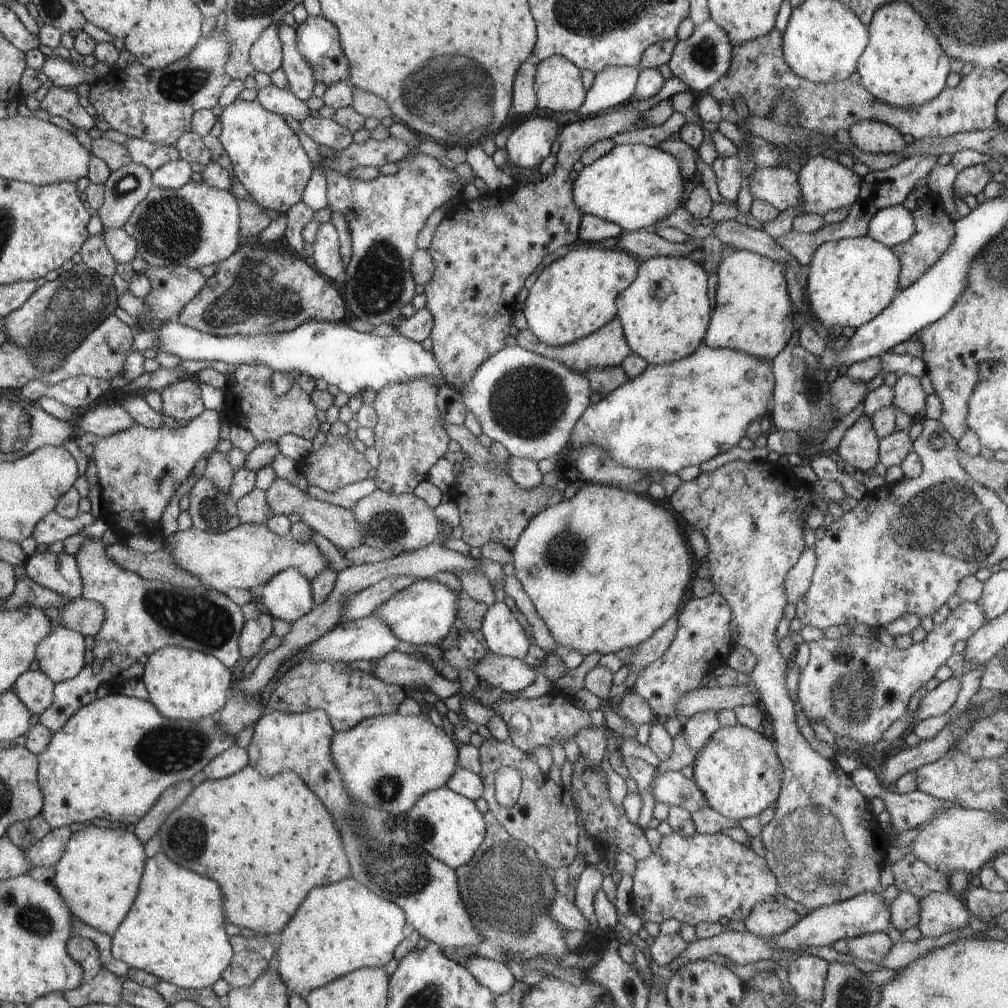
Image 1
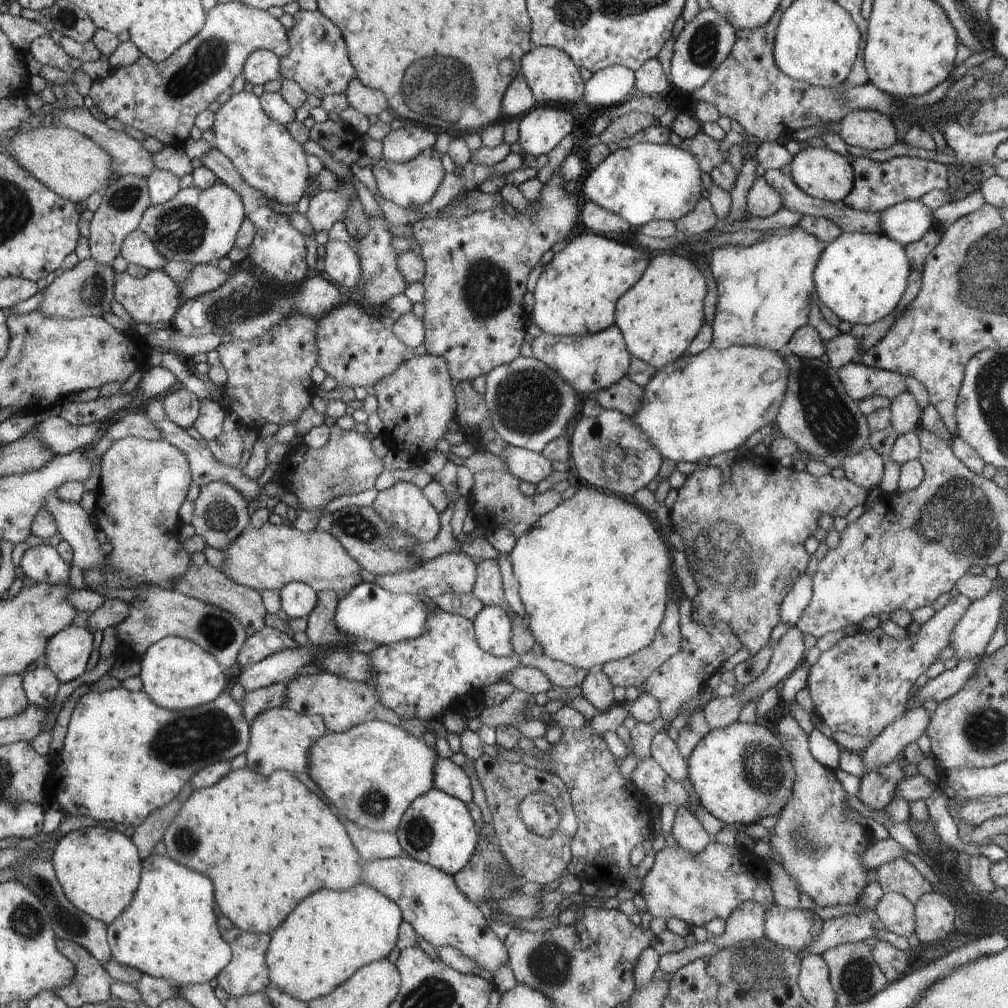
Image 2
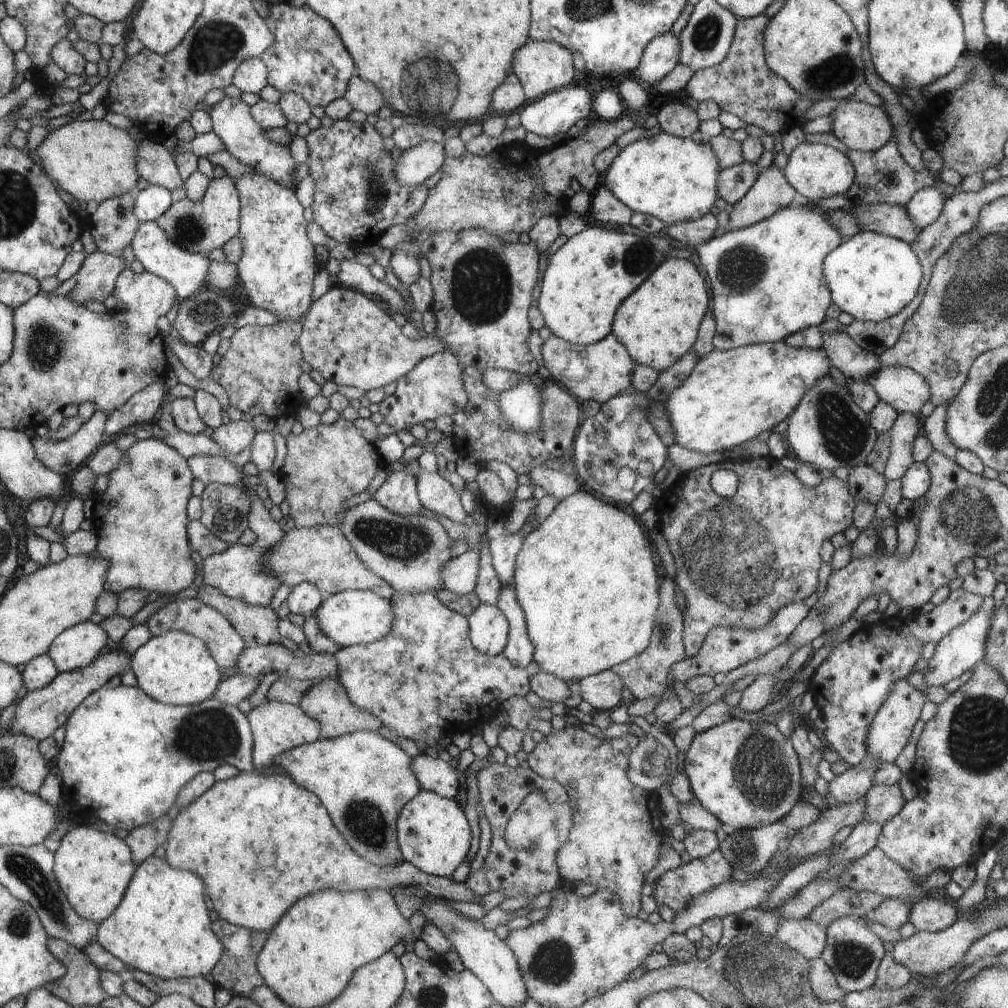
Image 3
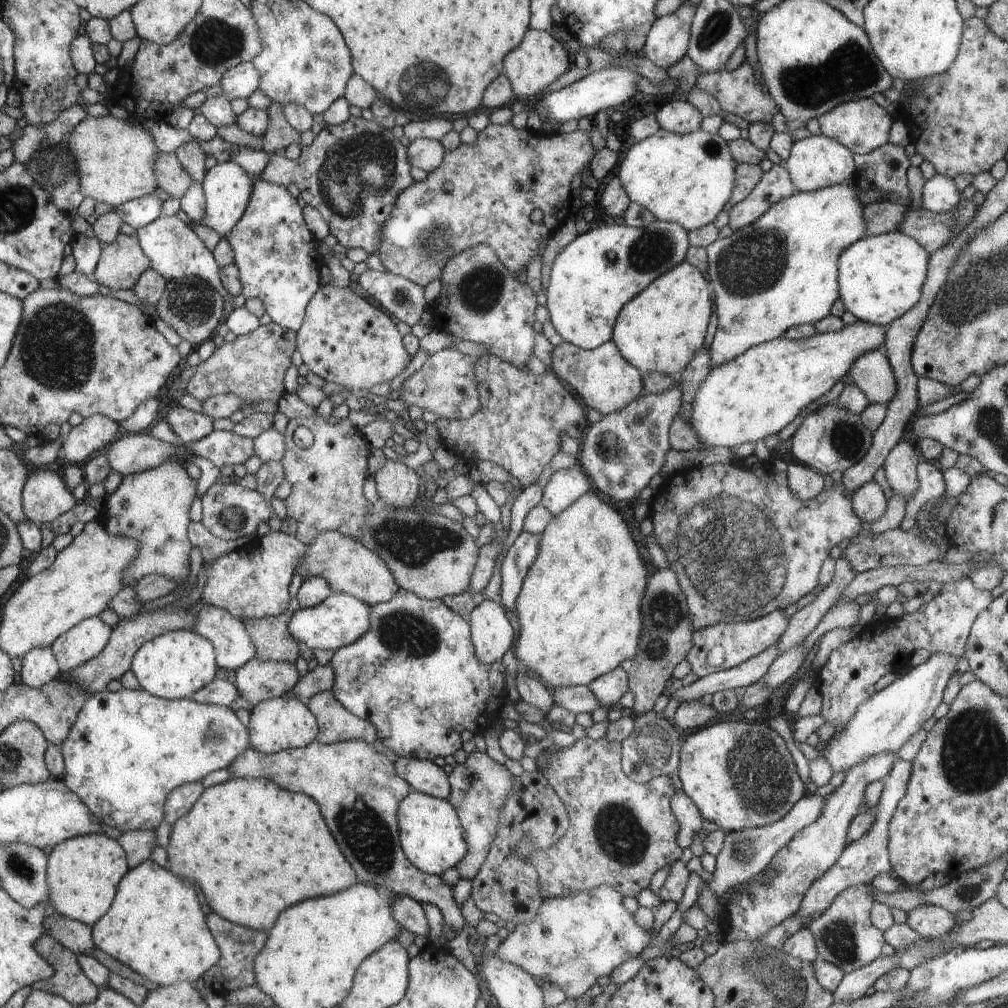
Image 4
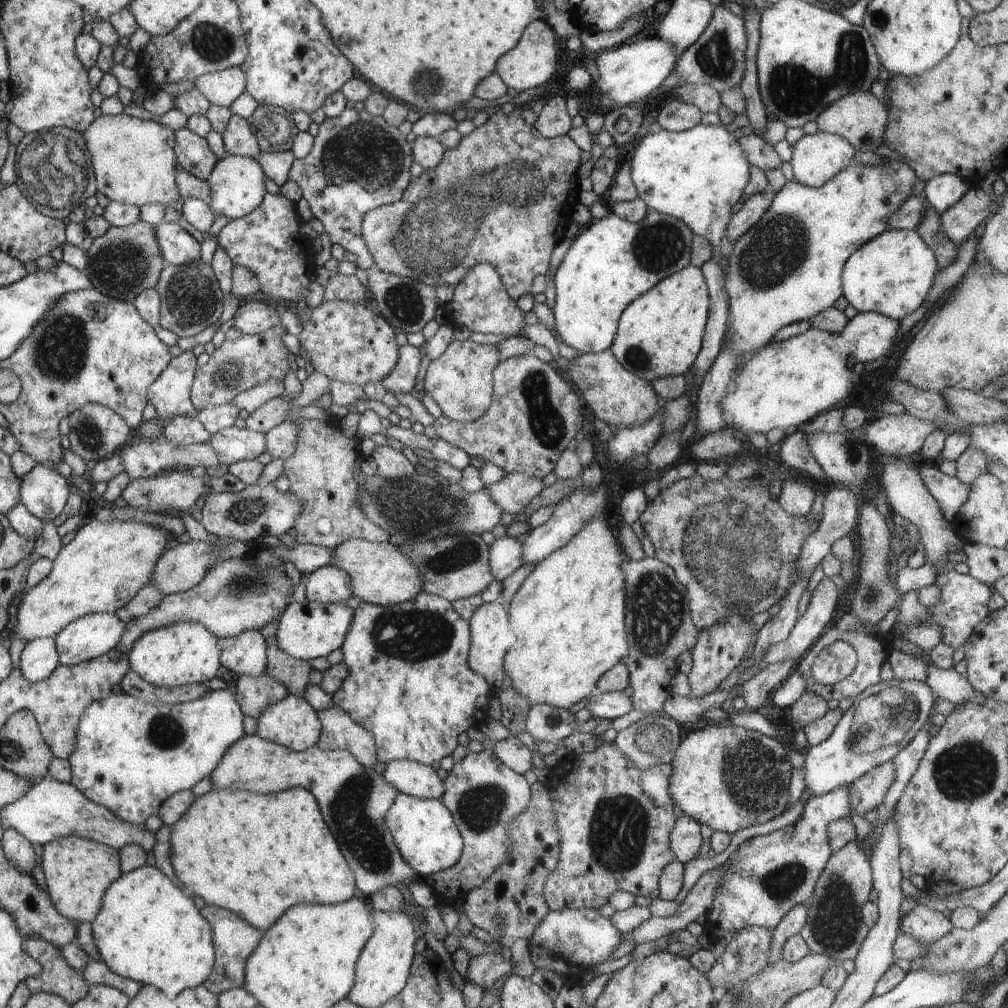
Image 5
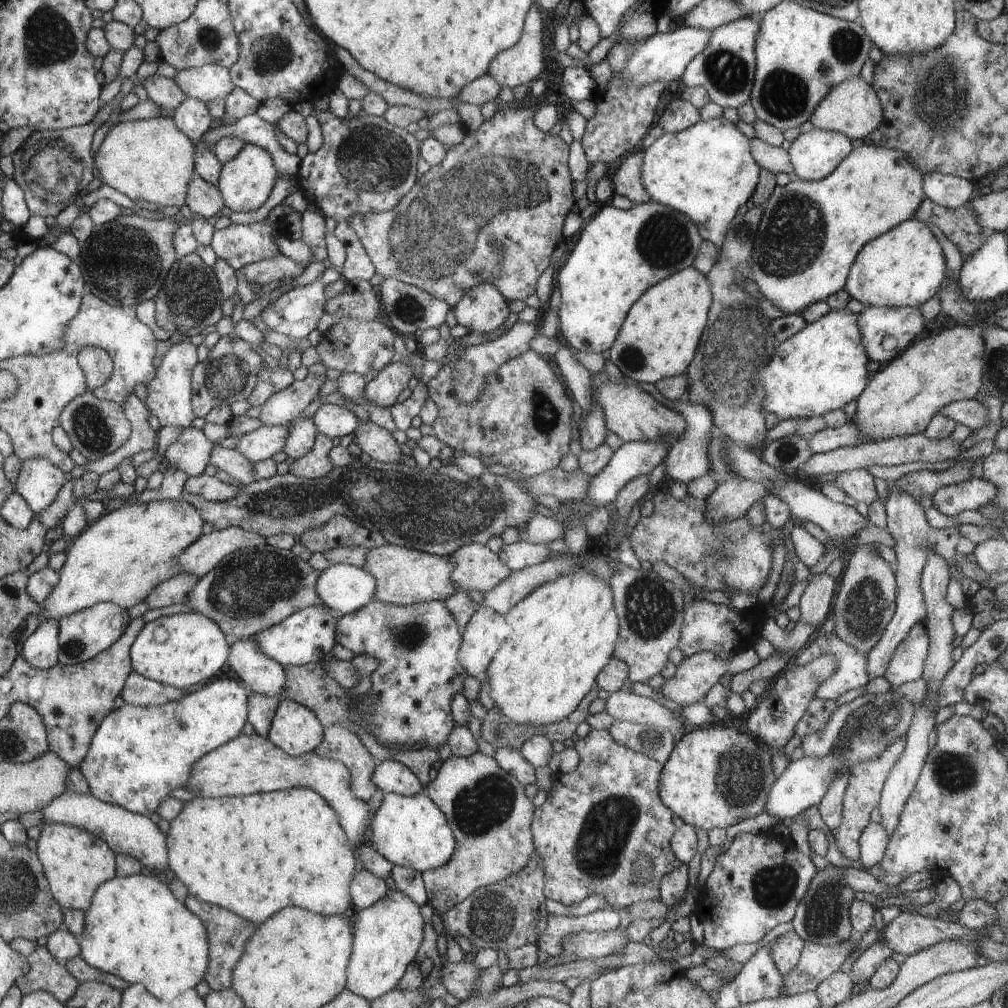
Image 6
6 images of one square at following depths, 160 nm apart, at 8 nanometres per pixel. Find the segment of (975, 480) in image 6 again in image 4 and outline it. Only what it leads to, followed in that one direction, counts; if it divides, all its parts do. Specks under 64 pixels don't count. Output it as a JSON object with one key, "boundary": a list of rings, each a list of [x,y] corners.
{"boundary":[[[932,462],[918,463],[917,477],[919,478],[919,489],[907,501],[906,516],[900,522],[899,529],[905,532],[912,531],[915,528],[916,515],[923,504],[945,495],[946,483],[944,483],[944,475],[938,464]]]}

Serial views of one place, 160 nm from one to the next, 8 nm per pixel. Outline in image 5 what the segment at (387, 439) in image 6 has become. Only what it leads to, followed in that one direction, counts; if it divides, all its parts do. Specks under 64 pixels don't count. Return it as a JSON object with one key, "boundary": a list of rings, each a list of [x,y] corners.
{"boundary":[[[376,445],[371,458],[379,464],[380,474],[388,479],[402,479],[415,474],[414,465],[402,453],[390,445]]]}

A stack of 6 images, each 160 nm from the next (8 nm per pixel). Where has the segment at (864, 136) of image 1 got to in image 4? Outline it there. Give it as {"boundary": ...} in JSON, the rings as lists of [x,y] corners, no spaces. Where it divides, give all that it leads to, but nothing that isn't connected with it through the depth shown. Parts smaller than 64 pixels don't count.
{"boundary":[[[872,97],[839,104],[838,107],[834,107],[816,119],[819,122],[822,135],[839,140],[843,145],[847,145],[852,152],[859,155],[865,155],[888,143],[889,132],[893,123],[891,114]]]}

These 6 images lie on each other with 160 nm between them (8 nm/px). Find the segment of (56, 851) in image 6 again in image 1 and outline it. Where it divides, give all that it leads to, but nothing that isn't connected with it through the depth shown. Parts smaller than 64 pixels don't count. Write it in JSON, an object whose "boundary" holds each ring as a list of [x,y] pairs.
{"boundary":[[[90,825],[73,832],[60,860],[53,866],[54,886],[74,916],[110,936],[130,914],[139,894],[147,857],[143,843],[125,827],[108,829]]]}

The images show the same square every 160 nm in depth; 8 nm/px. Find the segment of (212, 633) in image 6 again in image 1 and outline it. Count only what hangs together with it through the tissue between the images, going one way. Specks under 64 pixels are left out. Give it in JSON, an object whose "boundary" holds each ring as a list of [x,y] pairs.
{"boundary":[[[172,645],[160,648],[147,660],[141,679],[146,685],[151,703],[165,717],[177,721],[197,721],[214,715],[226,706],[226,696],[230,694],[232,686],[232,674],[223,661],[208,653]]]}

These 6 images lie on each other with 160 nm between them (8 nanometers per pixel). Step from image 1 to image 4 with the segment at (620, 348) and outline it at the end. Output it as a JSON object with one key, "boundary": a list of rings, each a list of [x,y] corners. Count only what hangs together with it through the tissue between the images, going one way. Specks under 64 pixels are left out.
{"boundary":[[[612,340],[591,351],[564,342],[561,346],[554,347],[552,358],[549,369],[556,372],[560,380],[568,383],[584,404],[595,408],[602,416],[621,411],[644,394],[641,370],[622,356]]]}

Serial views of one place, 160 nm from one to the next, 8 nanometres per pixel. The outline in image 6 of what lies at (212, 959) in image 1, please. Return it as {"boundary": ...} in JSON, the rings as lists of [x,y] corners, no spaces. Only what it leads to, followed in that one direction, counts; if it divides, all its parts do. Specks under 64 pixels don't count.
{"boundary":[[[138,873],[107,880],[95,892],[84,922],[79,955],[100,972],[117,976],[131,985],[141,984],[148,992],[167,1002],[172,1002],[188,988],[194,988],[204,978],[209,944],[203,920],[184,908],[184,904],[180,904],[157,877]]]}

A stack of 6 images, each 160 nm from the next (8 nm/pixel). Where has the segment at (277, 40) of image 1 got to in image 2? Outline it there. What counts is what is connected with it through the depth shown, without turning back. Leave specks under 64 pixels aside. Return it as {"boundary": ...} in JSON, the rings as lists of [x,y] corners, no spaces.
{"boundary":[[[256,49],[247,58],[247,62],[243,67],[245,82],[250,84],[270,83],[280,78],[280,58],[275,52],[266,49]]]}

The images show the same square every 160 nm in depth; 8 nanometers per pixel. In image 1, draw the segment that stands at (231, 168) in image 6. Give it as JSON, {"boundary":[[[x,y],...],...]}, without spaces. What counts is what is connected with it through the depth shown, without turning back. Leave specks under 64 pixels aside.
{"boundary":[[[190,181],[176,190],[153,187],[148,196],[136,206],[132,216],[123,229],[137,240],[139,256],[152,267],[171,267],[184,265],[198,269],[207,264],[218,264],[238,251],[238,200],[232,191],[212,188],[206,182]]]}

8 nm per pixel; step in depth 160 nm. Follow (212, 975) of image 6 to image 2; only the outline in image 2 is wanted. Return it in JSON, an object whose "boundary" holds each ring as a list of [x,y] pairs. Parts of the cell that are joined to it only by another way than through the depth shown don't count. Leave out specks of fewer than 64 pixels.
{"boundary":[[[238,927],[222,930],[222,938],[230,944],[232,960],[219,972],[215,985],[220,985],[232,996],[244,996],[263,991],[271,986],[269,968],[265,963],[265,954],[270,948],[271,935],[247,933]]]}

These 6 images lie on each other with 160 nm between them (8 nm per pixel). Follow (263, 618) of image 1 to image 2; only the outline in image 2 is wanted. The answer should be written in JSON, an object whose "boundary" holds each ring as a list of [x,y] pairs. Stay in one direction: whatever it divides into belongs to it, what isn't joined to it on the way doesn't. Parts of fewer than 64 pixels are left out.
{"boundary":[[[264,626],[260,632],[247,637],[246,644],[239,652],[238,660],[240,666],[247,669],[277,652],[298,647],[299,644],[287,633]]]}

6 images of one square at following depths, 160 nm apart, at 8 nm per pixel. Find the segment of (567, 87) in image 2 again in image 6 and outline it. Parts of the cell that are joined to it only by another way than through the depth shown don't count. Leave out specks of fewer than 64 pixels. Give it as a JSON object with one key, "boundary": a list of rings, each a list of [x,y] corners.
{"boundary":[[[534,4],[527,12],[523,36],[515,47],[500,52],[488,73],[500,85],[514,87],[534,80],[544,70],[544,20]]]}

